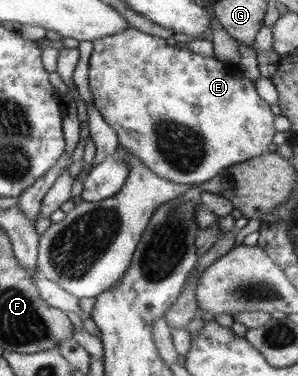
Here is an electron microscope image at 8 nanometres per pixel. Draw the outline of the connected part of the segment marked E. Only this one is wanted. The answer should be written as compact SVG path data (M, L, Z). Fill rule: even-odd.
M129 27L123 32L113 36L101 37L92 43L93 51L89 59L88 89L91 92L92 102L97 113L103 116L105 123L117 135L118 145L127 149L129 153L133 153L147 169L152 170L160 178L165 178L167 181L178 184L200 184L210 181L221 171L229 169L229 167L235 164L255 156L260 156L267 151L267 145L271 143L271 137L275 133L275 129L271 125L273 123L273 115L269 111L269 105L263 99L257 97L254 83L246 79L237 67L226 66L223 62L216 61L214 58L202 57L199 54L192 53L190 50L184 51L183 49L173 48L171 41L168 42Z

